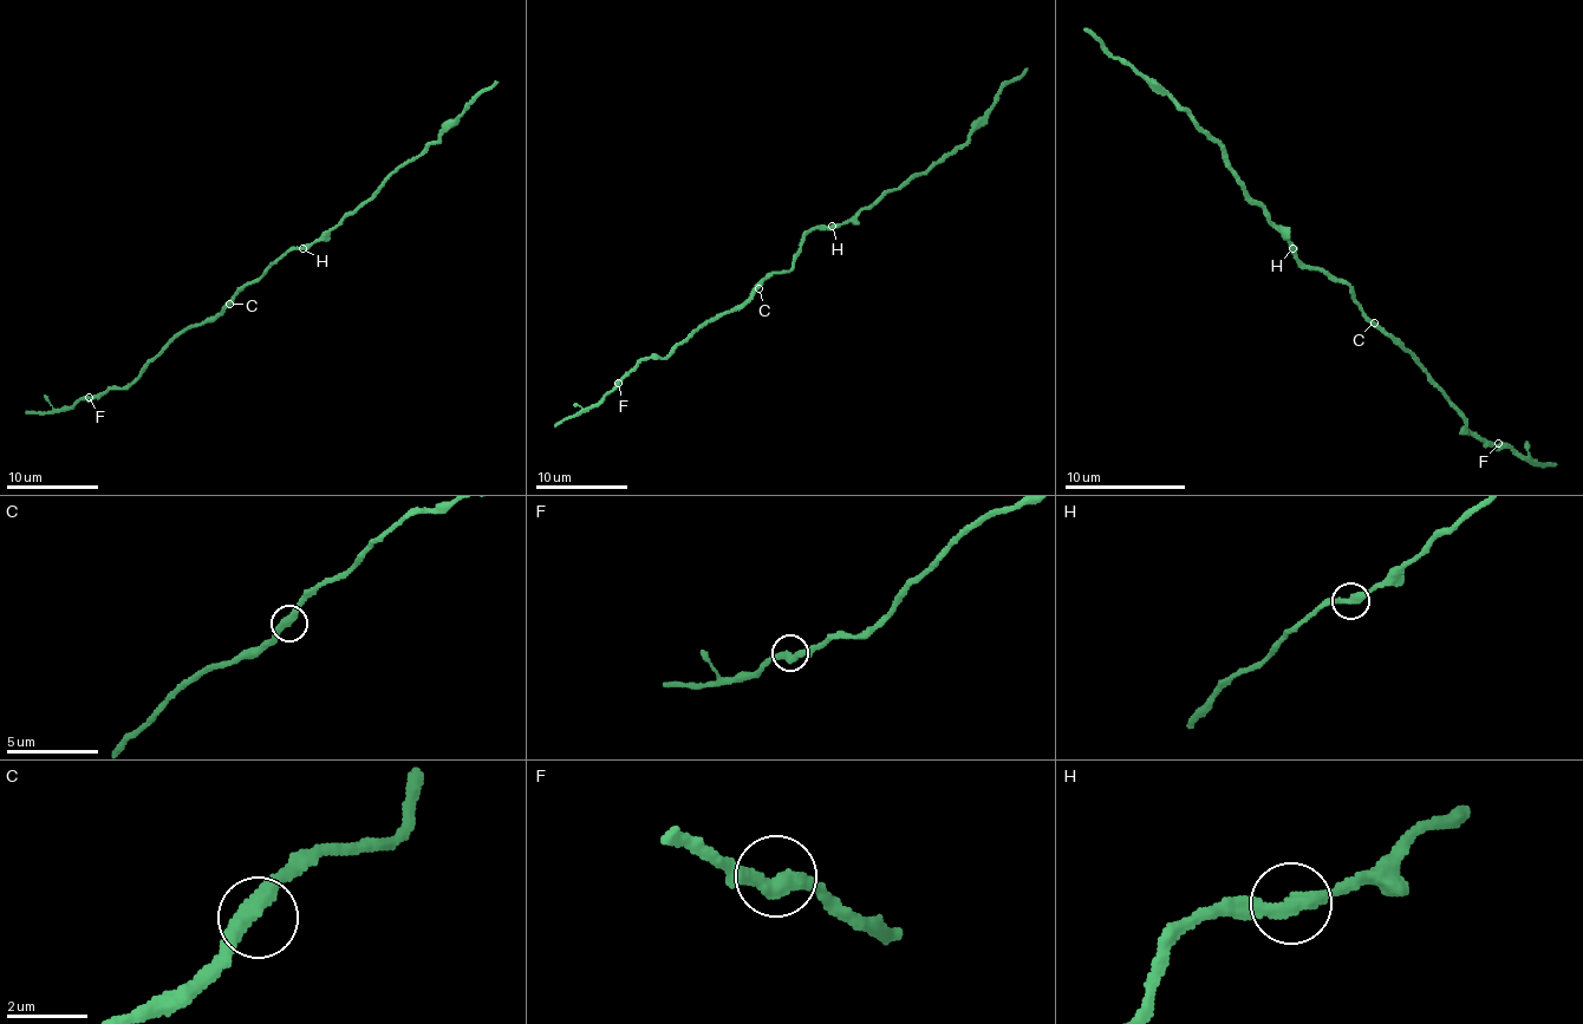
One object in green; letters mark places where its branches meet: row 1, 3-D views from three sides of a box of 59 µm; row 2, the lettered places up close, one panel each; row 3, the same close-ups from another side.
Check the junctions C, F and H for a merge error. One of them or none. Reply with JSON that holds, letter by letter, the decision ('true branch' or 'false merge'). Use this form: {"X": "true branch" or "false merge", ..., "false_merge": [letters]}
{"C": "true branch", "F": "true branch", "H": "false merge", "false_merge": ["H"]}

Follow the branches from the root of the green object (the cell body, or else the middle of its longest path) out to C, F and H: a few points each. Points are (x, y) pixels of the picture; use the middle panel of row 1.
C: (800, 248), (789, 269), (773, 272), (759, 288)
F: (800, 248), (789, 269), (773, 272), (747, 300), (705, 320), (664, 357), (643, 357), (618, 383)
H: (800, 248), (800, 242), (812, 230), (833, 226)

